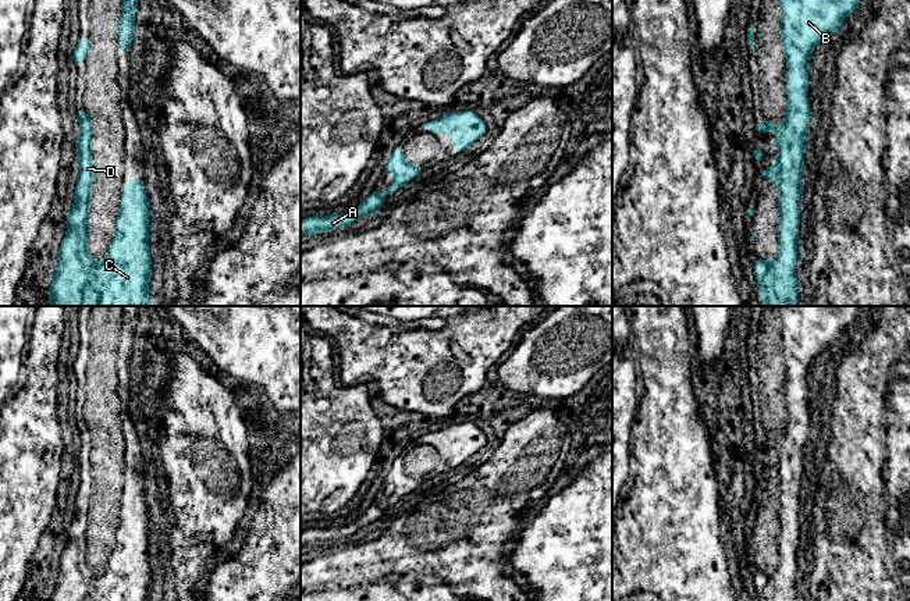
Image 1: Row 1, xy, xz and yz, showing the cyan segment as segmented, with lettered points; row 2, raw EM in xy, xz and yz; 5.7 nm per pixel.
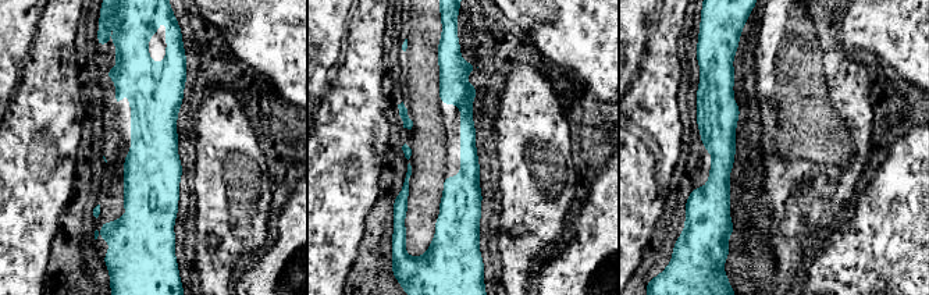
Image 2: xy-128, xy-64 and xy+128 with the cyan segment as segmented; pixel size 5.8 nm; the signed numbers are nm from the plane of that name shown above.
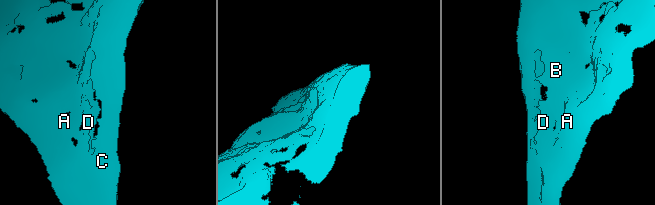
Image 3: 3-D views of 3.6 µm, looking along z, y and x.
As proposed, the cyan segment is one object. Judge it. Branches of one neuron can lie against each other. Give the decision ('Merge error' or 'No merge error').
No merge error

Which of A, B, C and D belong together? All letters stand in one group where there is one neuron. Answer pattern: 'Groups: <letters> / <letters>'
Groups: A B C D

